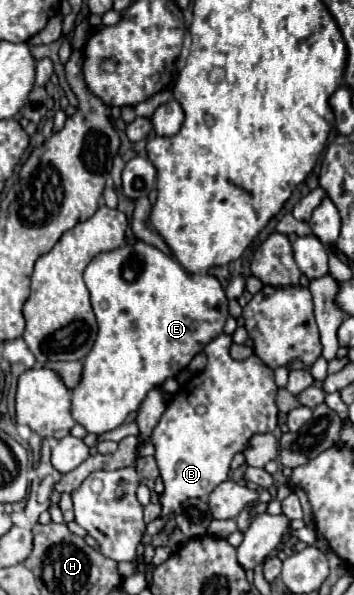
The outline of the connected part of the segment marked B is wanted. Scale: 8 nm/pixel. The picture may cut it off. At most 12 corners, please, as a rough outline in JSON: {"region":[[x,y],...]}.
{"region":[[232,337],[166,405],[152,445],[166,515],[276,429],[274,371]]}

